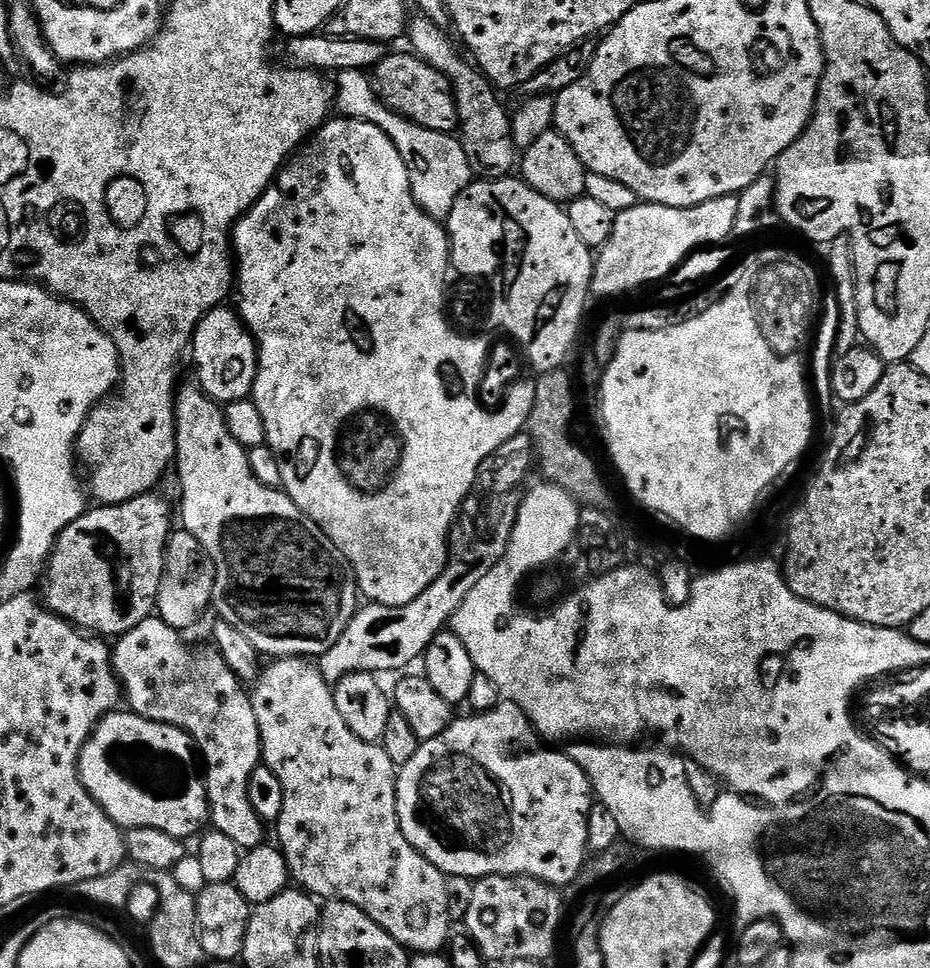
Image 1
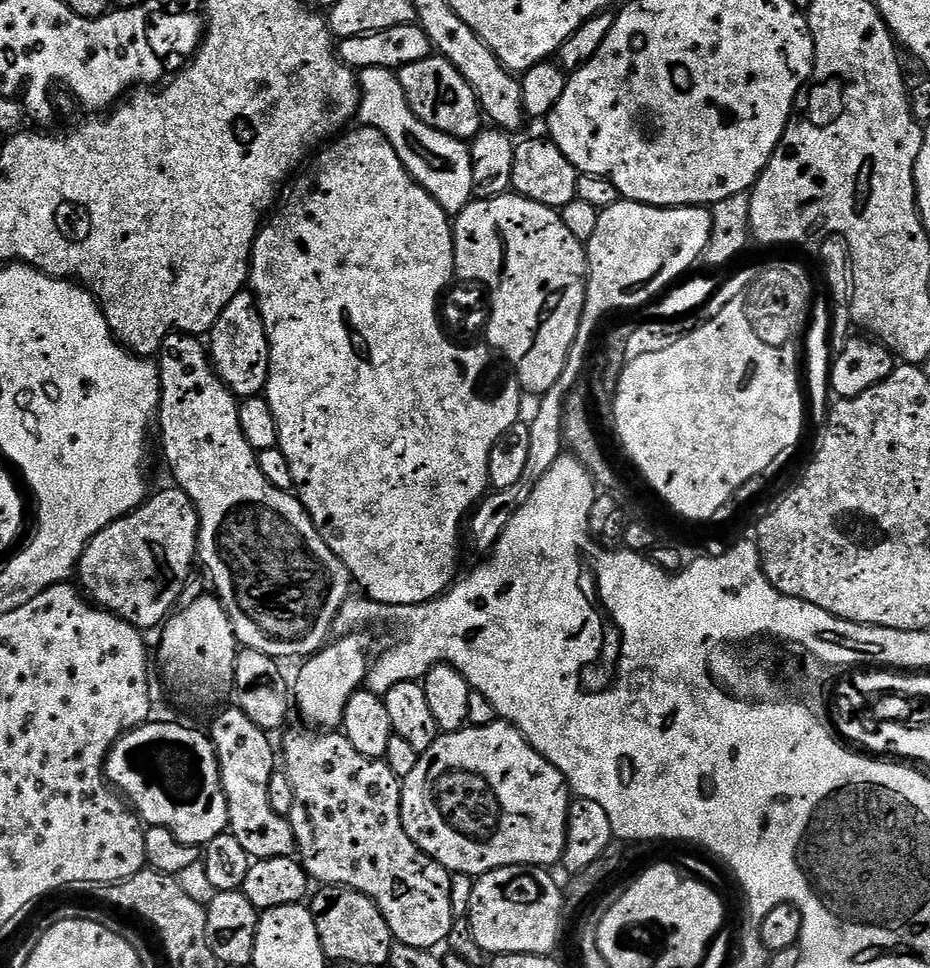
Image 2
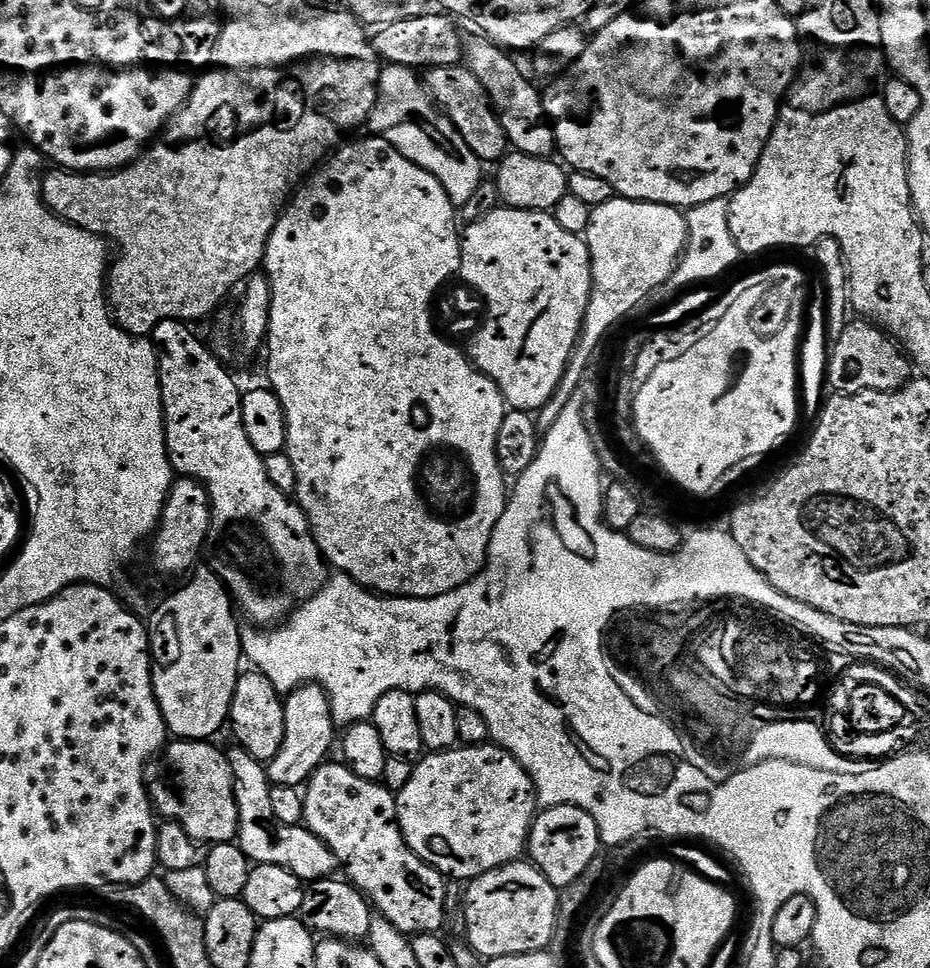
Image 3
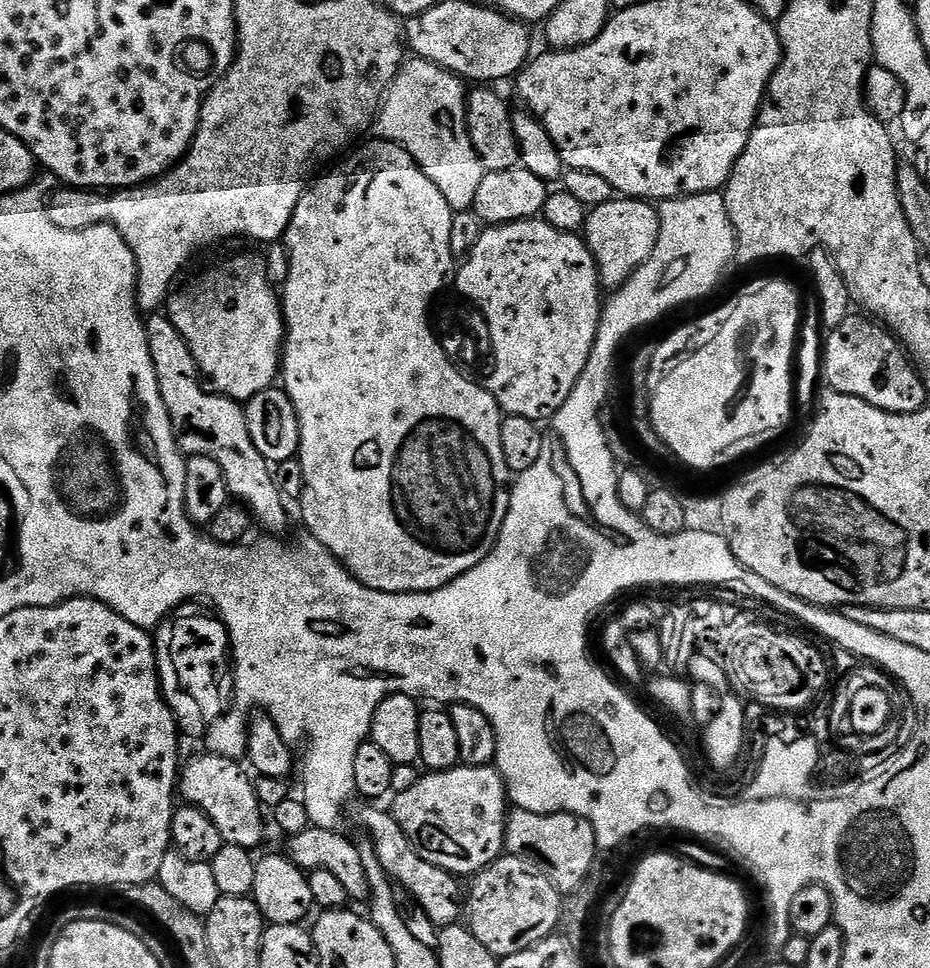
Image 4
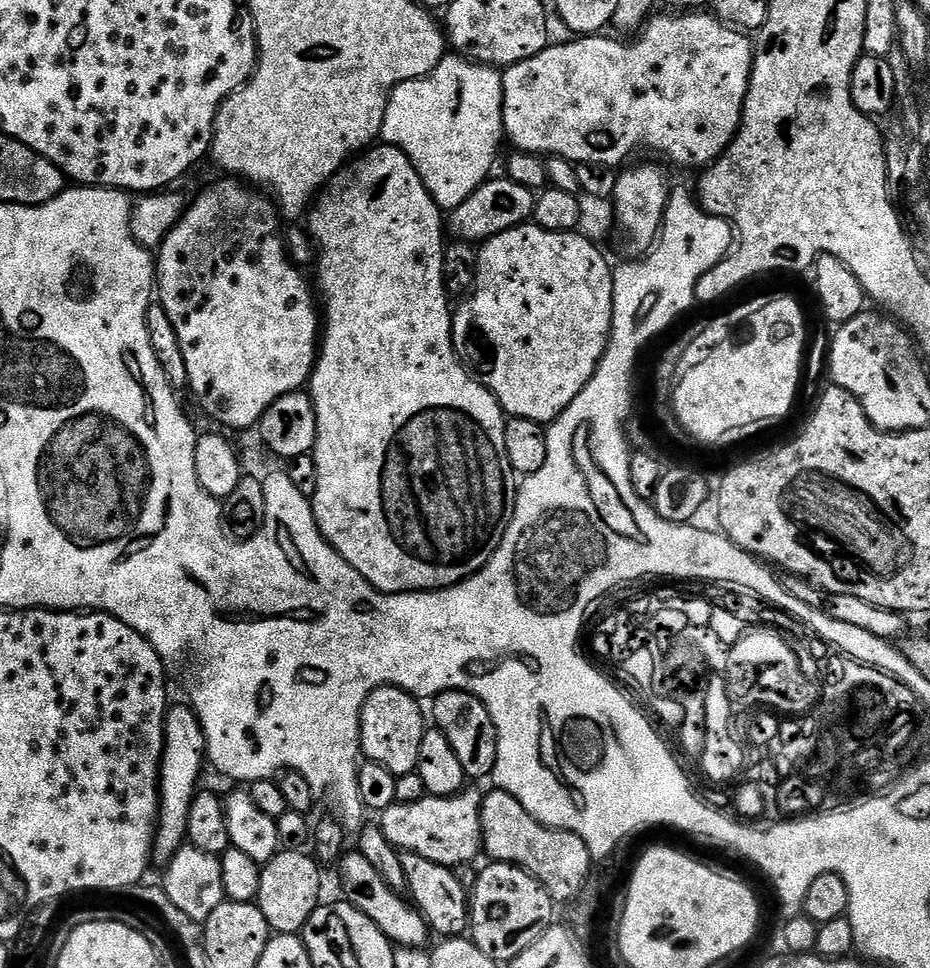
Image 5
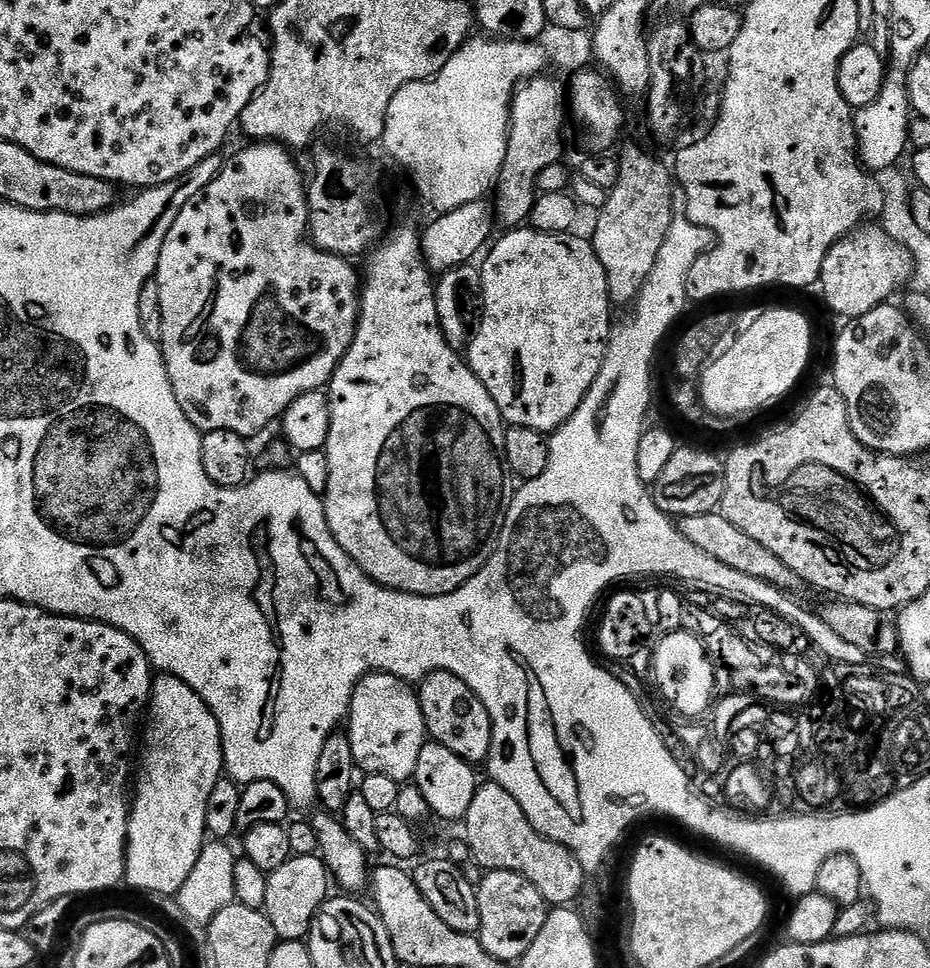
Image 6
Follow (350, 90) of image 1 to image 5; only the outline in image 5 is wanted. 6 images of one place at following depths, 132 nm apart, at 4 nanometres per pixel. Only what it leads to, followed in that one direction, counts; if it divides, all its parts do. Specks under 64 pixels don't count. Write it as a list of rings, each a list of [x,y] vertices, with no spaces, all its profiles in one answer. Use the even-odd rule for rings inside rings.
[[[445,55],[436,69],[428,76],[410,82],[402,82],[390,94],[386,106],[386,118],[380,131],[383,143],[402,150],[406,158],[418,170],[430,198],[442,210],[462,206],[474,190],[484,185],[493,175],[492,163],[504,135],[504,77],[497,69],[486,64],[473,64],[462,56]]]

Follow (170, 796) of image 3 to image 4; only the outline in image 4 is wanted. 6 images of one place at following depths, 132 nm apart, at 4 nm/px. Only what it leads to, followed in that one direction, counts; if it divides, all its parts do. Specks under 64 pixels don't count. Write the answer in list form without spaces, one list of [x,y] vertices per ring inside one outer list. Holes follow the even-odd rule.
[[[215,754],[203,755],[183,765],[182,775],[178,780],[179,795],[184,796],[187,803],[201,808],[214,821],[214,826],[218,826],[226,844],[256,850],[264,840],[265,813],[259,798],[256,797],[253,777],[248,777],[239,768],[241,765],[237,761]]]

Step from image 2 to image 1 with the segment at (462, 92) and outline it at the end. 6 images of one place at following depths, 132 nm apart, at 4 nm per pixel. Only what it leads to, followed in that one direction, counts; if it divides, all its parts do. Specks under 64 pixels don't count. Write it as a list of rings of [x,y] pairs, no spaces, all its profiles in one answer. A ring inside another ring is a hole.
[[[415,54],[408,56],[385,55],[382,62],[378,62],[371,73],[370,81],[376,90],[376,96],[391,112],[397,112],[410,122],[422,126],[426,130],[446,132],[457,131],[460,119],[456,95],[452,89],[452,82],[442,73],[434,70],[425,60],[419,60]]]

